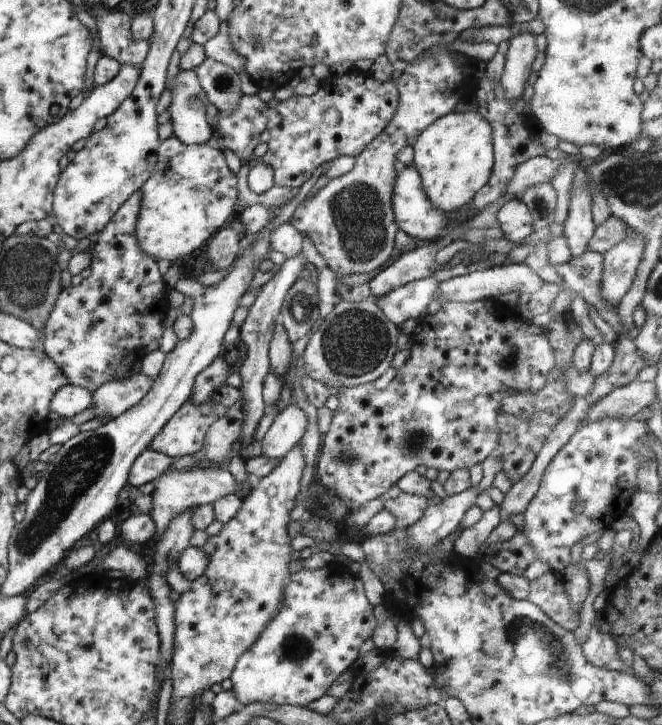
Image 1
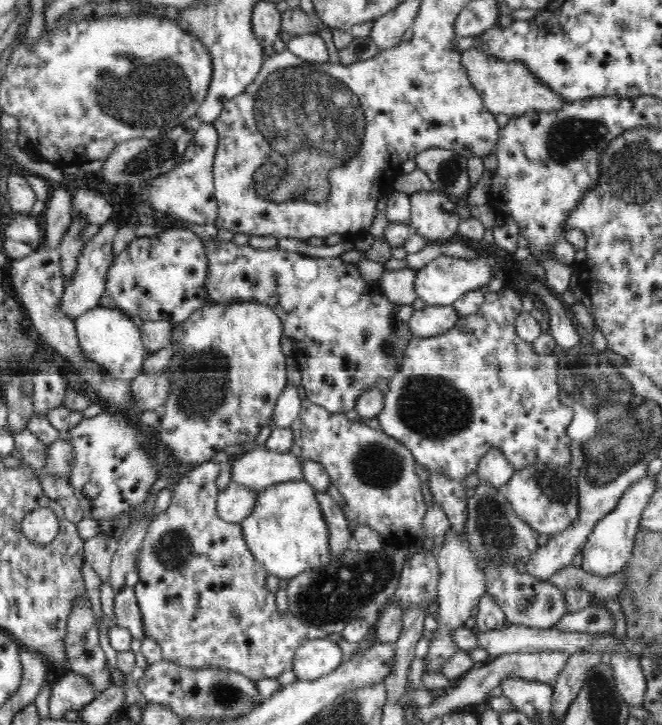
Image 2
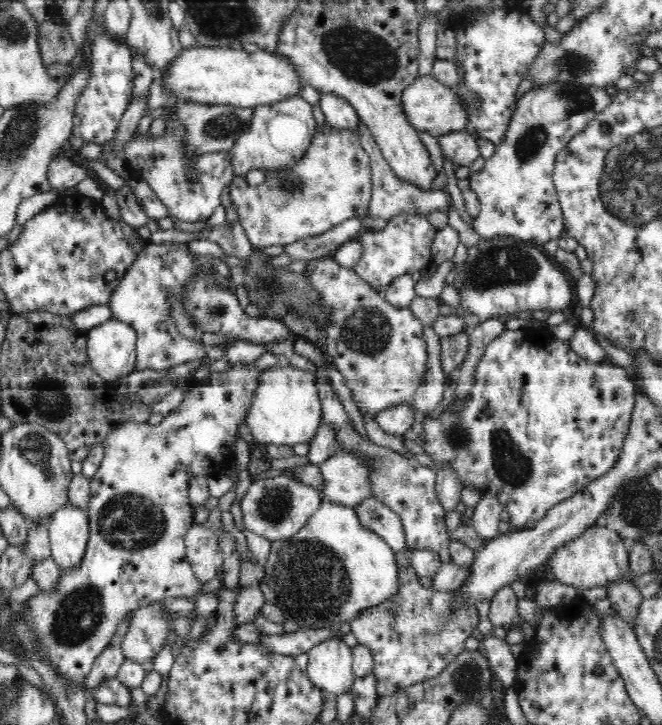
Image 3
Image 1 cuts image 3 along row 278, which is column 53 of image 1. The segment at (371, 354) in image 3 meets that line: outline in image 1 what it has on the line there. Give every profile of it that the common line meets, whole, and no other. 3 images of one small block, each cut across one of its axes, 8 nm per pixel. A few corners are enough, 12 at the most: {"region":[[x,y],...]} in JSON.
{"region":[[141,190],[42,332],[91,393],[159,348],[169,289],[138,246]]}

